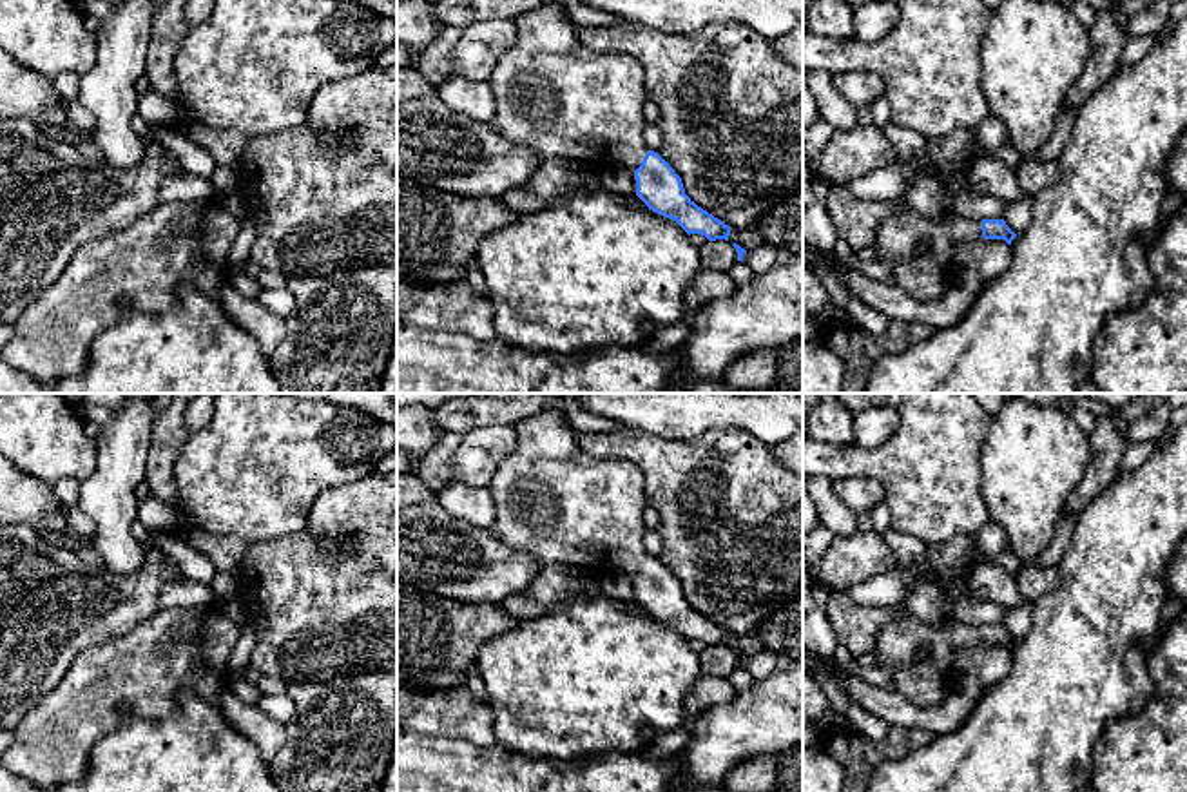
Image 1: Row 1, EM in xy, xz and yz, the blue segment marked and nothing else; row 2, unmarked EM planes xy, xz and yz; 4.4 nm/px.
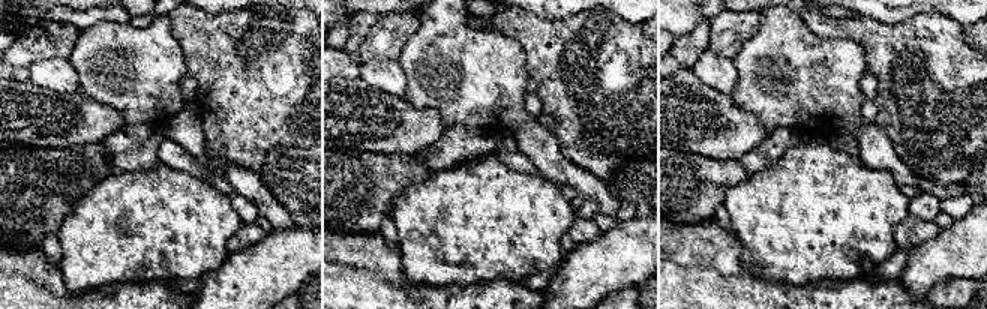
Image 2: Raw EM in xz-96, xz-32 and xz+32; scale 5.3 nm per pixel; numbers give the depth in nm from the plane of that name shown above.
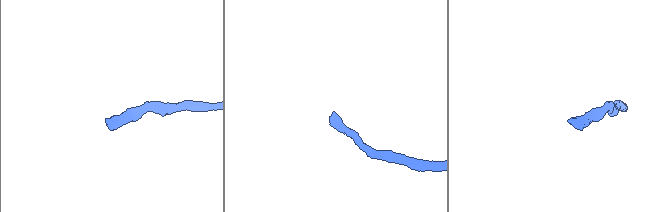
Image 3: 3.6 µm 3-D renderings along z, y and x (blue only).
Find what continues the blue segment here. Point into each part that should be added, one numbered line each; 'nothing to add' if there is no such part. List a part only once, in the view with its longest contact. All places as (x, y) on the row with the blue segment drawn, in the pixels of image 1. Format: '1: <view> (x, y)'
1: xz (564, 100)

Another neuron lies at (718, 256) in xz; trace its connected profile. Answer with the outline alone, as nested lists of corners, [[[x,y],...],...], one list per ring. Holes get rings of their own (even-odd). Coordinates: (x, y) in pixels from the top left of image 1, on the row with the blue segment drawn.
[[[707,241],[698,248],[701,268],[710,272],[729,272],[738,263],[738,252],[730,241]]]

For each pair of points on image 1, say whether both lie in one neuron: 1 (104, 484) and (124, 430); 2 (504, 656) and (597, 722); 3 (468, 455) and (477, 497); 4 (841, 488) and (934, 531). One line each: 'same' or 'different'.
1: same
2: same
3: different
4: different

